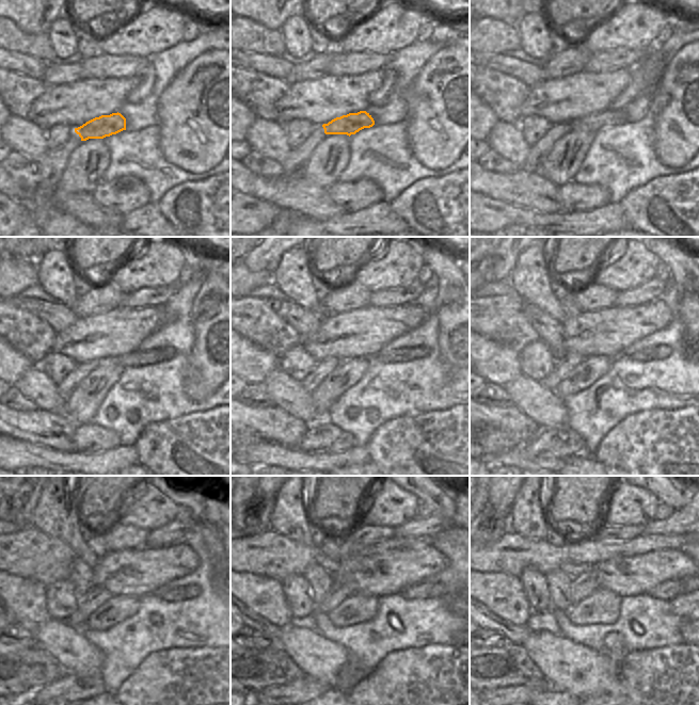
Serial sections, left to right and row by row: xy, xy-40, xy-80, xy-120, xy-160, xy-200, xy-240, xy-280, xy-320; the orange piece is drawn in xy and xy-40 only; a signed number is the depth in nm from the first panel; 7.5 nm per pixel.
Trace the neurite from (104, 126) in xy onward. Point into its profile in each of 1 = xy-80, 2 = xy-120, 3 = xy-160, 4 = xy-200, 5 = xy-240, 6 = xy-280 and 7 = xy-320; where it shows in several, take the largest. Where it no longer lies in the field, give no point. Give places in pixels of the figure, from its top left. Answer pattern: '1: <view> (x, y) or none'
1: xy-80 (592, 123)
2: xy-120 (137, 358)
3: xy-160 (404, 354)
4: xy-200 (658, 352)
5: xy-240 (177, 594)
6: xy-280 (423, 590)
7: xy-320 (670, 589)

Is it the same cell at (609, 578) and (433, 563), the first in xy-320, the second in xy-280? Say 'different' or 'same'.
same

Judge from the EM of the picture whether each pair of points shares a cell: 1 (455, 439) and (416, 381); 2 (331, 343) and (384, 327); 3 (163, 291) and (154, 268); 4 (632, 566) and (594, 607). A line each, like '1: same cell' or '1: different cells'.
1: different cells
2: same cell
3: different cells
4: different cells

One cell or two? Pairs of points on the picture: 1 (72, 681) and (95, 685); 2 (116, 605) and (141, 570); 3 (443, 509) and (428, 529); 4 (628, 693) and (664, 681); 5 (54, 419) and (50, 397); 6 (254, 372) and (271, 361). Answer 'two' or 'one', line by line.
1: one
2: two
3: two
4: one
5: two
6: one

